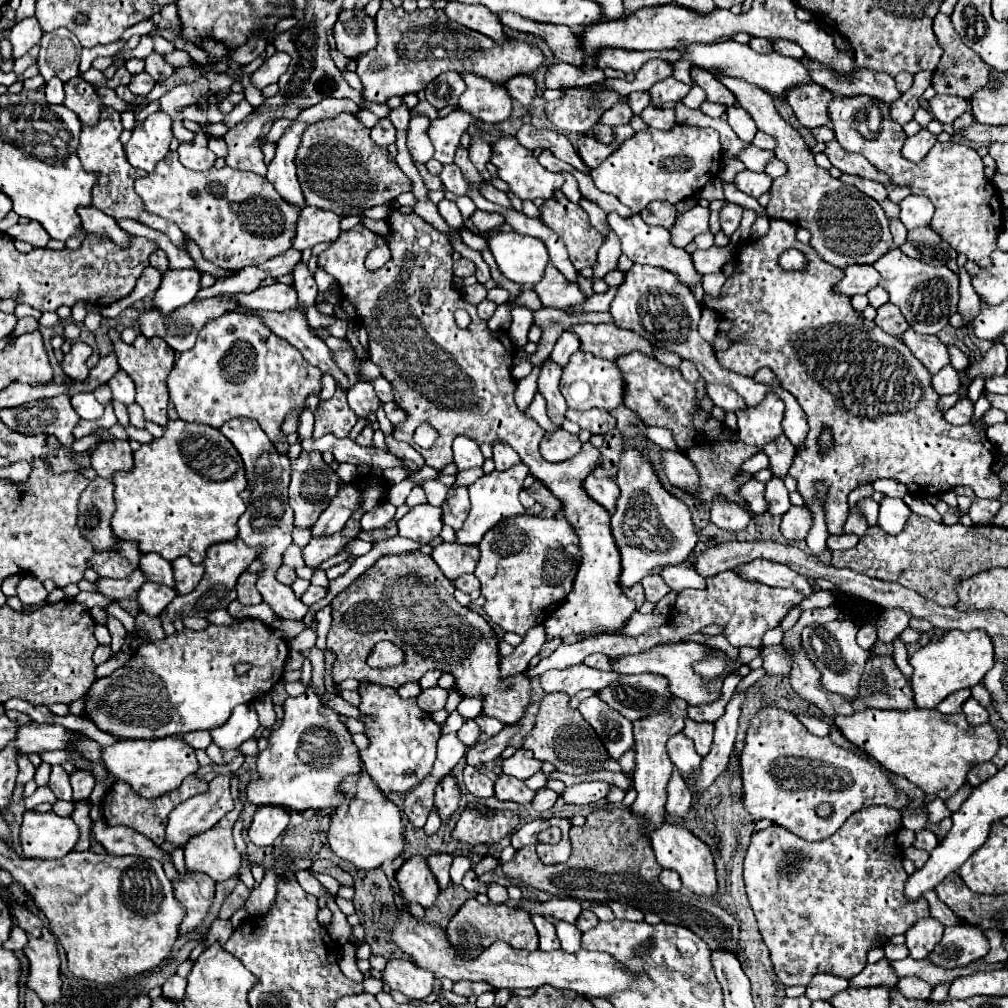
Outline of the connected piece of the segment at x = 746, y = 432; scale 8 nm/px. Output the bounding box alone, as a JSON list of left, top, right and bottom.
[737,392,785,448]

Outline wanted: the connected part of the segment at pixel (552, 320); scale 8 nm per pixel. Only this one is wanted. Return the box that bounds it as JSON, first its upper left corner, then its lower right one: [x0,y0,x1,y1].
[515,308,611,366]

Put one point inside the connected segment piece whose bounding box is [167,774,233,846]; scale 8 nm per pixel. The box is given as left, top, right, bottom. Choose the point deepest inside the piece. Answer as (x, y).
(201, 812)

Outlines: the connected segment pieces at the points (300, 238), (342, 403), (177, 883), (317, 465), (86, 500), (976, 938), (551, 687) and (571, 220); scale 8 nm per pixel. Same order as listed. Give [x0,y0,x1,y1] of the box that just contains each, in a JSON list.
[[293,206,341,250],[313,384,357,438],[171,870,215,934],[289,452,339,528],[79,478,117,550],[929,924,989,968],[539,664,619,696],[539,192,603,270]]

